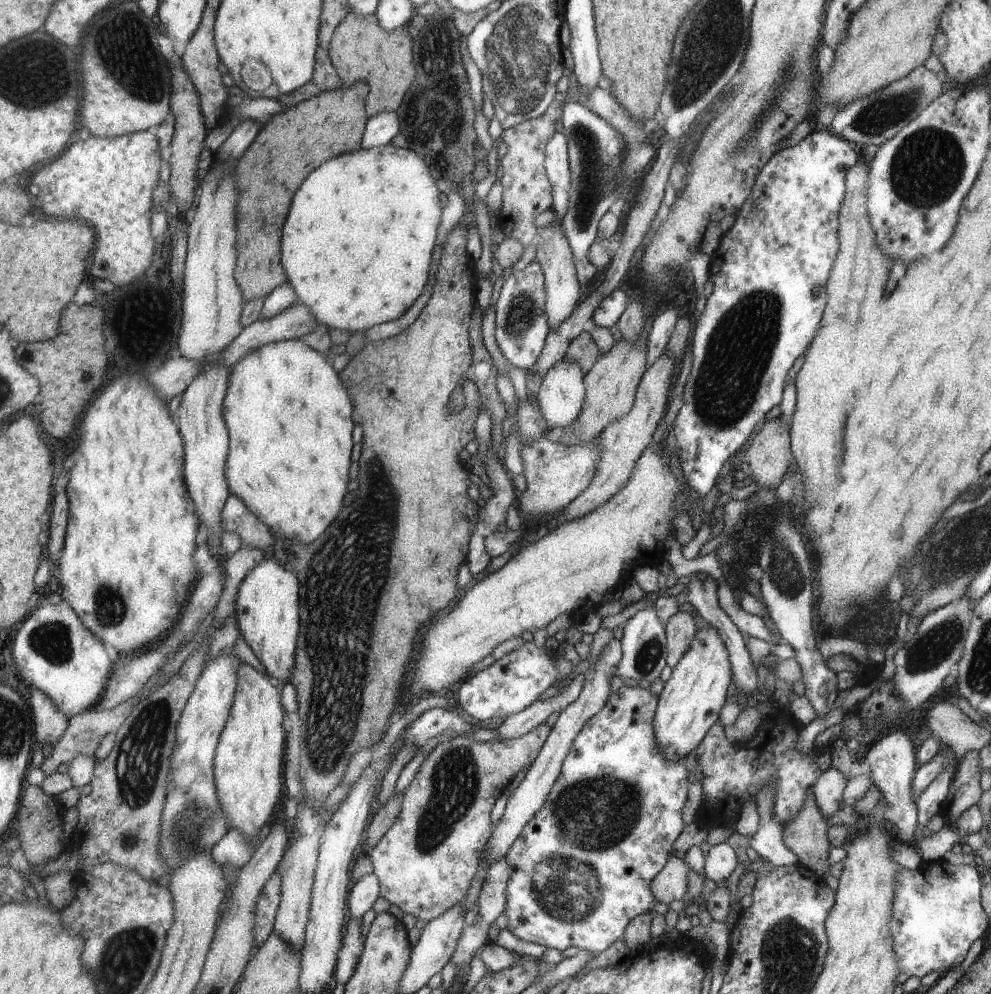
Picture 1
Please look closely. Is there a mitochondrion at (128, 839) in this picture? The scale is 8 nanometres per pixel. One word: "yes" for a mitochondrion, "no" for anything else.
yes

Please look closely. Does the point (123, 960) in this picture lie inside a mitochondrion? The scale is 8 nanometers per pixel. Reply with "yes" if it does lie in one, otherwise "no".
yes

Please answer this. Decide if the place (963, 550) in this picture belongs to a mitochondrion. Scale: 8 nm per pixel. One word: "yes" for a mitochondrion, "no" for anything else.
yes

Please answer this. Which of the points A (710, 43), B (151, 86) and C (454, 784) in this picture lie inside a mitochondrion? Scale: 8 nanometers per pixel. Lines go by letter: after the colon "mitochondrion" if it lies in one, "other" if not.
A: mitochondrion
B: mitochondrion
C: mitochondrion

